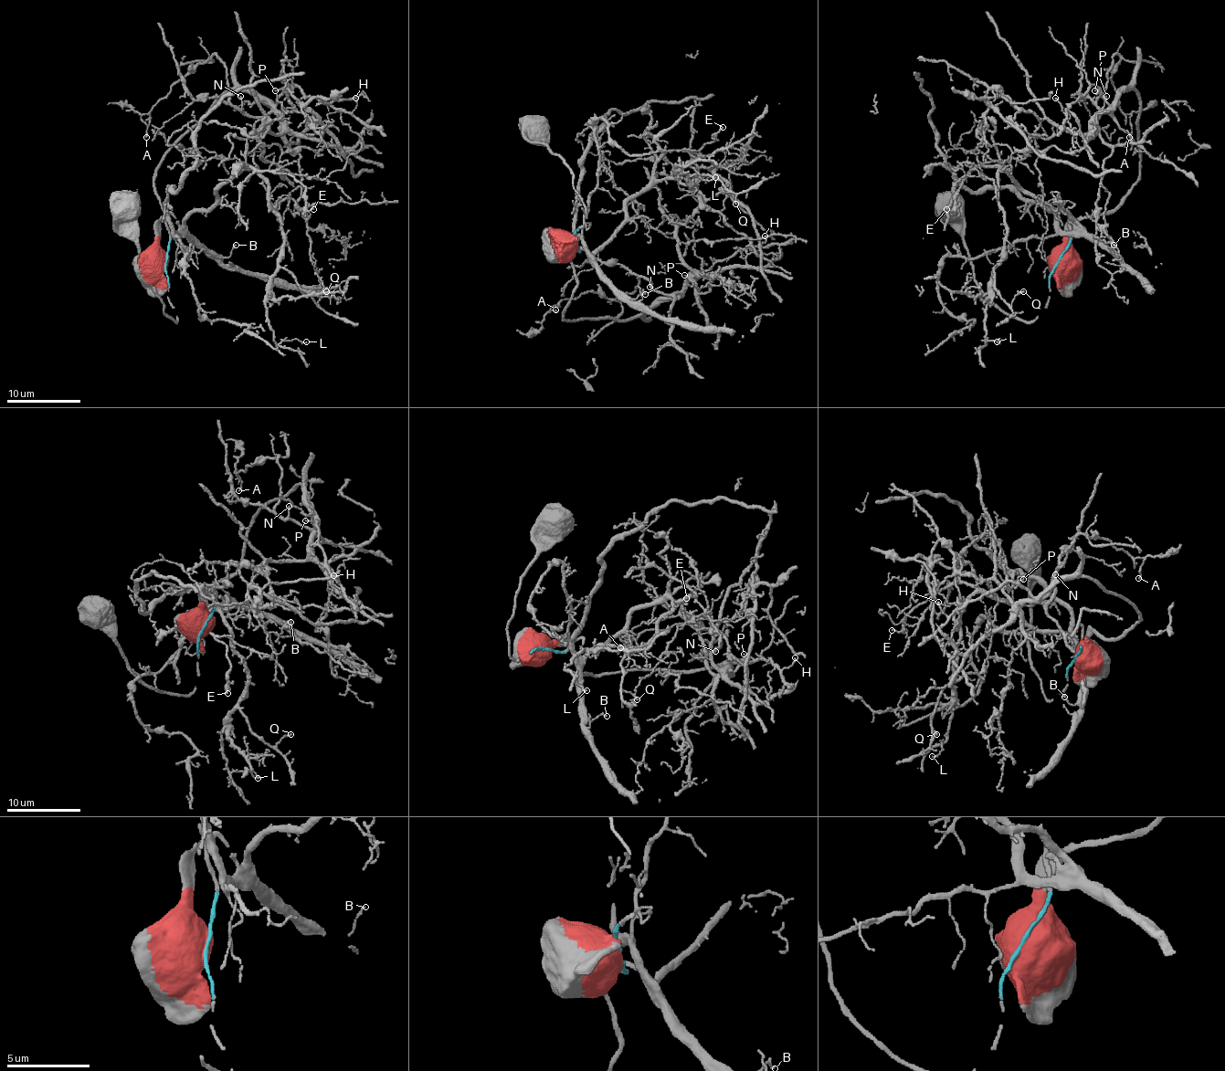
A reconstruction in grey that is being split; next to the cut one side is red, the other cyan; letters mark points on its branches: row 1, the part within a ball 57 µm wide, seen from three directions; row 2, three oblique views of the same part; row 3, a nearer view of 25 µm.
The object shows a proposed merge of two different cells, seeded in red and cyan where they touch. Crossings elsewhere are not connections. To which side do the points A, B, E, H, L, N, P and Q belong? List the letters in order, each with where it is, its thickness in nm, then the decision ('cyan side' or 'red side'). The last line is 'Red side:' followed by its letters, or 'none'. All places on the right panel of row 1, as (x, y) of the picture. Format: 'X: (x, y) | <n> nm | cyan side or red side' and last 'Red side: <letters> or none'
A: (1129, 137) | 110 nm | red side
B: (1114, 245) | 130 nm | cyan side
E: (946, 209) | 130 nm | cyan side
H: (1055, 98) | 120 nm | red side
L: (997, 341) | 100 nm | cyan side
N: (1106, 96) | 120 nm | red side
P: (1094, 90) | 110 nm | red side
Q: (1023, 291) | 180 nm | cyan side
Red side: A, H, N, P

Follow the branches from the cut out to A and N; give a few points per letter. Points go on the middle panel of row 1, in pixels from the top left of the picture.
A: (574, 239), (577, 288), (564, 319), (628, 320), (681, 295), (642, 277), (623, 297), (585, 291), (555, 309)
N: (574, 239), (568, 246), (577, 288), (563, 311), (564, 319), (628, 320), (681, 295), (659, 293), (649, 286)

